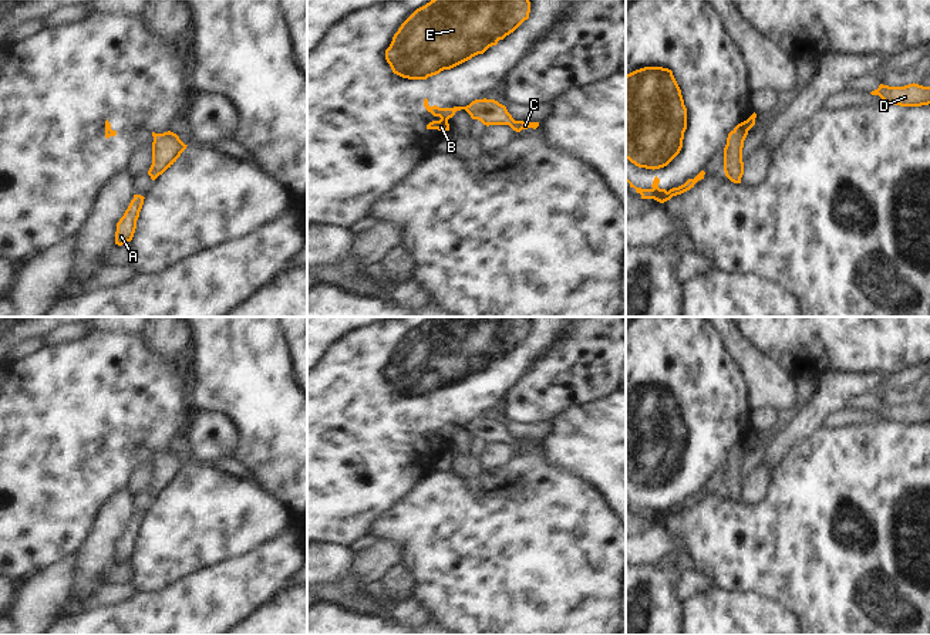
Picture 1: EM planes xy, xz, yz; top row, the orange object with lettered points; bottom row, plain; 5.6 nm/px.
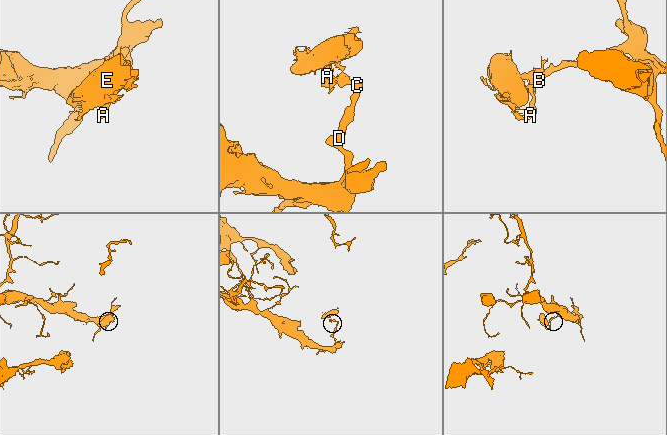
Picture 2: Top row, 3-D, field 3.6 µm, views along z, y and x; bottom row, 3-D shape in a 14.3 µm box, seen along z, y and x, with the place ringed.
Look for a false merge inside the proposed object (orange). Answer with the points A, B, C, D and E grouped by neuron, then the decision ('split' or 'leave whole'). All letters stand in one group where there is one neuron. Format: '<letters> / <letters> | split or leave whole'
A C D / B E | split

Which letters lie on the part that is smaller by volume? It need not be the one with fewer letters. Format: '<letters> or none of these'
B, E

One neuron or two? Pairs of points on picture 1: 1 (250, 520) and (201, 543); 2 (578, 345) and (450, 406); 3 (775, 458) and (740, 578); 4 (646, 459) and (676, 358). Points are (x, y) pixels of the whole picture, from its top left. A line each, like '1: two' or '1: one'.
1: one
2: two
3: two
4: one

